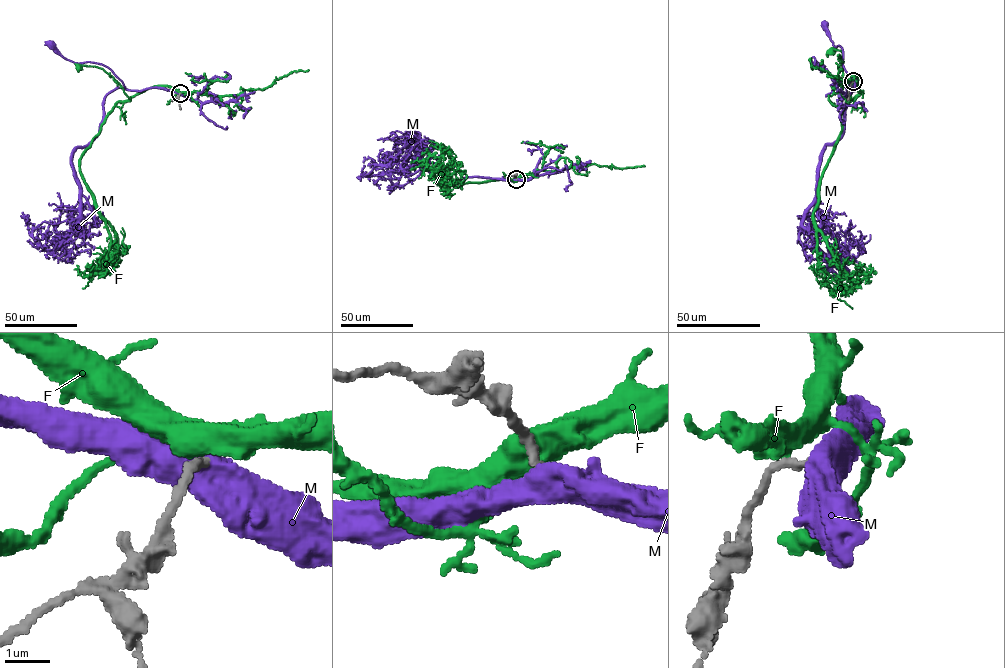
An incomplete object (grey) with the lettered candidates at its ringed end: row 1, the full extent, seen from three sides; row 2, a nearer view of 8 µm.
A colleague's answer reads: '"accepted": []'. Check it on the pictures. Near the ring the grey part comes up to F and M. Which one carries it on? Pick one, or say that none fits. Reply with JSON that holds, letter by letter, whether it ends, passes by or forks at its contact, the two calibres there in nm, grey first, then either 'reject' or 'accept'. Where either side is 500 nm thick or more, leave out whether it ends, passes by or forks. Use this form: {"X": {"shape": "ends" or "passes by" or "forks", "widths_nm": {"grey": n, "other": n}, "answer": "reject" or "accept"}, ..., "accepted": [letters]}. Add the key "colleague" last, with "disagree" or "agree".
{"F": {"widths_nm": {"grey": 220, "other": 550}, "answer": "reject"}, "M": {"widths_nm": {"grey": 180, "other": 600}, "answer": "accept"}, "accepted": ["M"], "colleague": "disagree"}

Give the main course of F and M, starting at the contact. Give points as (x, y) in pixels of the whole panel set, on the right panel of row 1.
F: (852, 81), (854, 73), (860, 91), (849, 88), (844, 80), (842, 52), (832, 51)
M: (853, 81), (854, 77), (850, 78), (852, 76), (841, 63), (841, 48), (833, 45), (825, 25)

